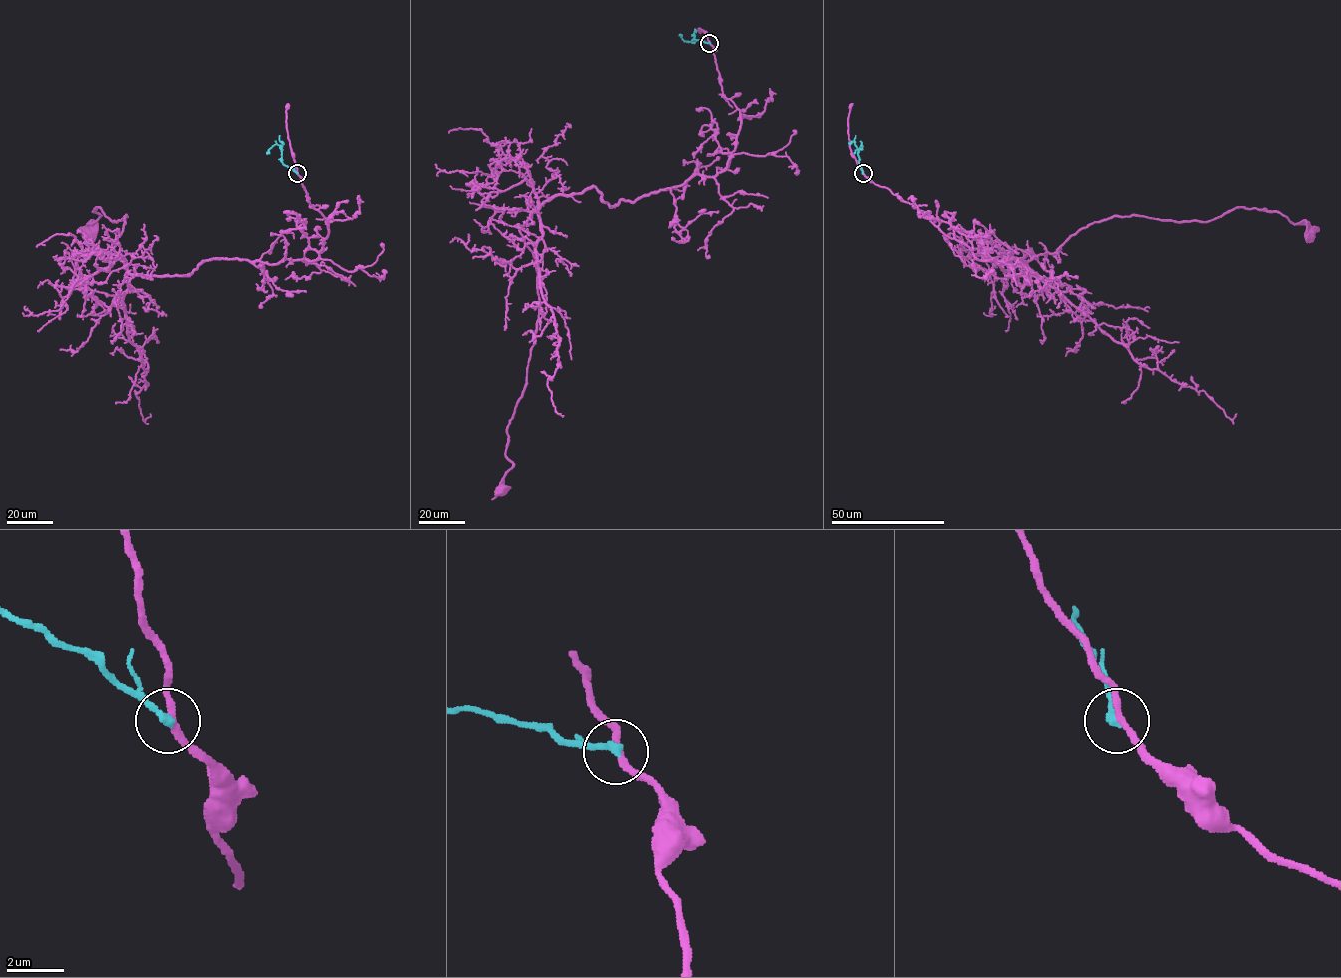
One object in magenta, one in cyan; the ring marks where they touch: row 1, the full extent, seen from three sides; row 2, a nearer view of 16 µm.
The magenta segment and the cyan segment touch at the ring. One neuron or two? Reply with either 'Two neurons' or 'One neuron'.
Two neurons

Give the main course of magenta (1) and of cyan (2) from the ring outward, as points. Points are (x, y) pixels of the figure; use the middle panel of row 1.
1: (710, 43), (740, 111), (724, 170), (610, 207), (594, 187), (554, 195), (520, 228), (539, 305), (501, 489)
2: (710, 43), (694, 38), (694, 42), (686, 42), (679, 34)

